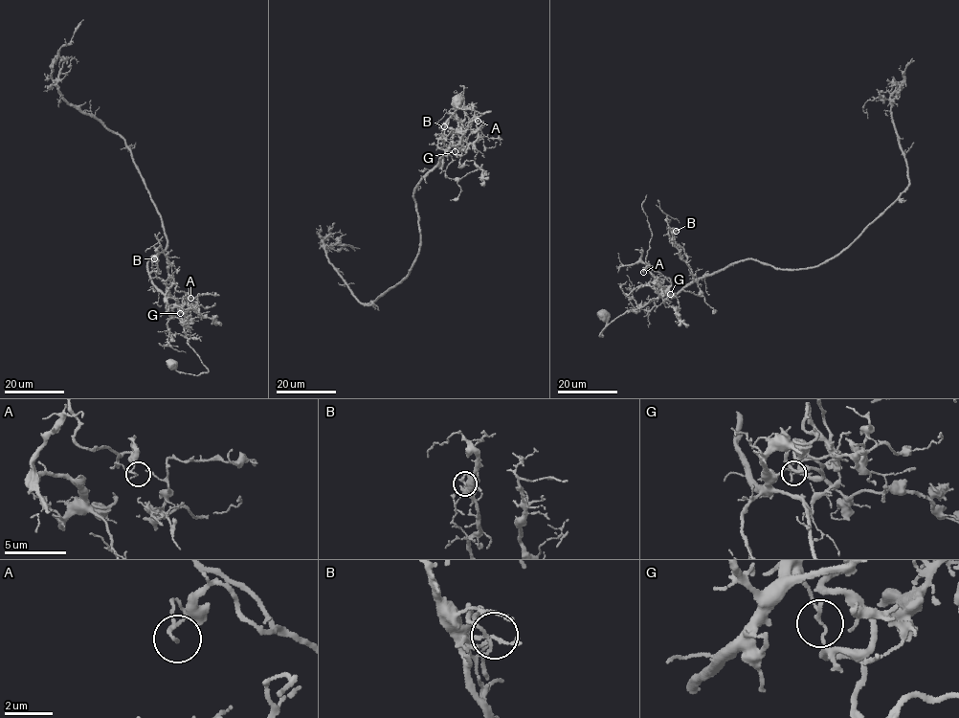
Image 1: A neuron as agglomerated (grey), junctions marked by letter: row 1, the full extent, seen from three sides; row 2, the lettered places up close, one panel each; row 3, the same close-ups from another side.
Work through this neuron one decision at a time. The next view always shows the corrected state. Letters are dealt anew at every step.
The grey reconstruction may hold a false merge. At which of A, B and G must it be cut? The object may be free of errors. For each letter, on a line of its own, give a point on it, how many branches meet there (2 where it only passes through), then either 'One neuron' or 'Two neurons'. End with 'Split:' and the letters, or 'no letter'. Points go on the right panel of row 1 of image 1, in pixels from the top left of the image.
A: Place: (643, 272). Branches: 2. One neuron
B: Place: (676, 231). Branches: 2. One neuron
G: Place: (670, 294). Branches: 2. Two neurons
Split: G

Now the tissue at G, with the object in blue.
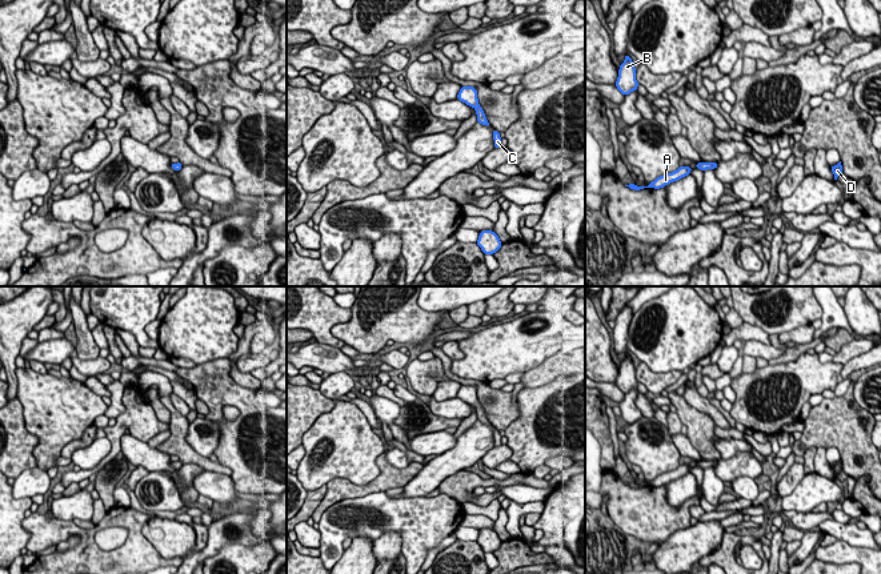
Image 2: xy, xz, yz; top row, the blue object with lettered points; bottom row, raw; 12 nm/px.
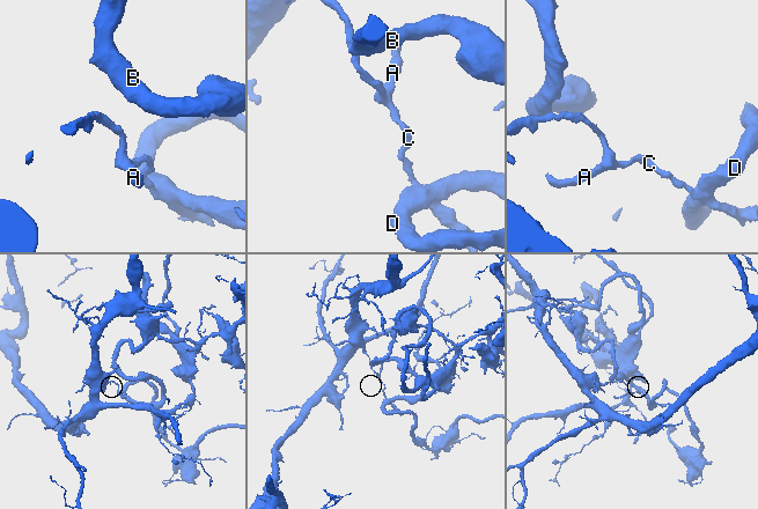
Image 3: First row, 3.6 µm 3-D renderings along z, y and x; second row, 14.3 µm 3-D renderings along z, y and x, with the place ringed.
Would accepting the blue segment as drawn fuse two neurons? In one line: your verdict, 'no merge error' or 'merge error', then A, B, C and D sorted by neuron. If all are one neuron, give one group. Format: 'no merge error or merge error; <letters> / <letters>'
merge error; A / B C D

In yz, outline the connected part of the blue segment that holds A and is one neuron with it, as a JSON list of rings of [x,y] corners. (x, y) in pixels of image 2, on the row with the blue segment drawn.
[[[680,166],[676,172],[672,173],[666,173],[664,176],[657,177],[654,181],[649,182],[648,186],[637,186],[634,184],[628,184],[625,186],[634,189],[634,190],[641,190],[644,188],[654,188],[654,189],[660,189],[664,188],[665,185],[677,181],[685,176],[688,176],[690,173],[693,168],[689,166]]]

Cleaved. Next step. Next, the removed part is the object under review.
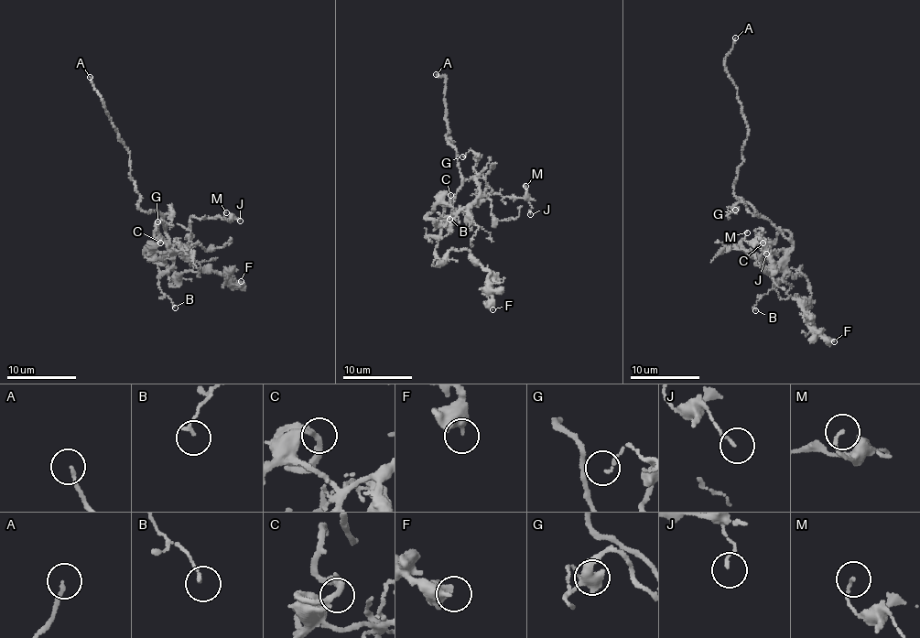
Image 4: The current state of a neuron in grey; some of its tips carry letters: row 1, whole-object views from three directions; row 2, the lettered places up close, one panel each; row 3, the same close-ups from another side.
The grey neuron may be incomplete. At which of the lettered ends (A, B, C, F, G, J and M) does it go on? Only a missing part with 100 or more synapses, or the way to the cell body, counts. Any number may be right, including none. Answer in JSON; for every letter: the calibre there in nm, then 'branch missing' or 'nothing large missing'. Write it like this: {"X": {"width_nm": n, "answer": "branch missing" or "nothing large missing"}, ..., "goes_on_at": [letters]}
{"A": {"width_nm": 150, "answer": "branch missing"}, "B": {"width_nm": 130, "answer": "nothing large missing"}, "C": {"width_nm": 240, "answer": "nothing large missing"}, "F": {"width_nm": 440, "answer": "nothing large missing"}, "G": {"width_nm": 120, "answer": "nothing large missing"}, "J": {"width_nm": 100, "answer": "nothing large missing"}, "M": {"width_nm": 100, "answer": "nothing large missing"}, "goes_on_at": ["A"]}

